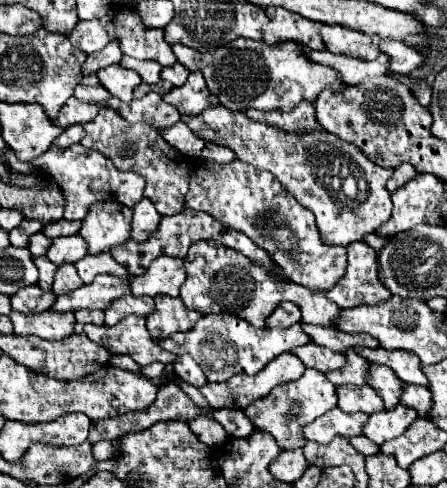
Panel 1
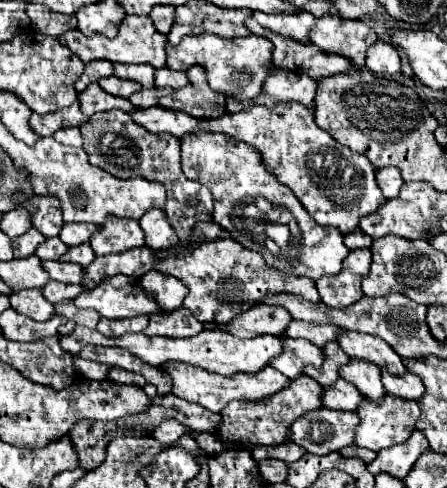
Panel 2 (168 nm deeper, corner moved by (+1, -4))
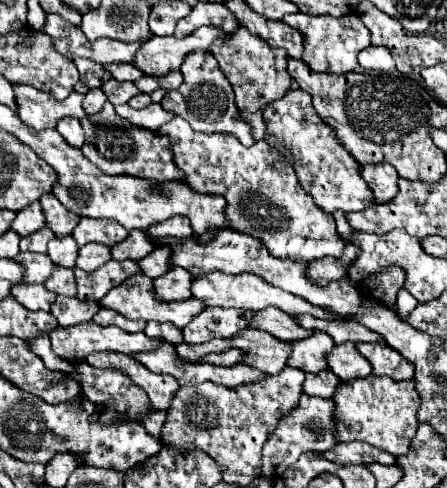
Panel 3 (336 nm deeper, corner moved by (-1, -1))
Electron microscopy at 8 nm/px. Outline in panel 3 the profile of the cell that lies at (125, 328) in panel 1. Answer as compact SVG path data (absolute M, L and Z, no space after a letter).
M94 352L94 354L88 354L86 362L94 368L118 368L126 372L138 386L146 390L150 402L154 402L154 410L168 410L172 398L180 388L180 384L174 378L166 374L150 372L146 370L146 366L142 366L132 356L126 356L126 354Z

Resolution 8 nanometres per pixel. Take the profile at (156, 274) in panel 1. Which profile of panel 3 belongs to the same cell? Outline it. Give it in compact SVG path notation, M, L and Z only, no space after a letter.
M176 266L174 270L168 270L164 276L154 280L154 290L158 298L162 298L164 302L180 302L192 296L190 284L192 284L192 274Z

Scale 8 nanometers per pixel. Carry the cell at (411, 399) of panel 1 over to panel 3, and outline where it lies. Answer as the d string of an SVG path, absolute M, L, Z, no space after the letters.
M360 344L362 356L370 358L376 376L388 376L392 380L412 380L414 364L406 362L398 352L390 350L386 344Z

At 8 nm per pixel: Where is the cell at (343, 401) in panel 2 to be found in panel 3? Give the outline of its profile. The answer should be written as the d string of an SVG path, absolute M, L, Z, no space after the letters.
M322 370L322 374L306 374L304 394L320 396L320 398L332 398L340 384L342 384L342 380L330 370Z

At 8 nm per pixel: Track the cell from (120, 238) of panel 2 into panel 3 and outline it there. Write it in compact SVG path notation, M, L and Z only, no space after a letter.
M130 230L126 240L110 248L110 254L112 260L126 260L126 258L144 258L146 254L150 254L150 250L154 250L154 242L150 242L146 232Z

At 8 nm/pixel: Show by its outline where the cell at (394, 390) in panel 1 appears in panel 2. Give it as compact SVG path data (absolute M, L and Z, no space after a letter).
M350 359L346 365L340 367L340 377L354 383L362 395L374 401L380 401L384 395L384 387L380 381L380 369L376 369L376 365L372 365L370 361Z

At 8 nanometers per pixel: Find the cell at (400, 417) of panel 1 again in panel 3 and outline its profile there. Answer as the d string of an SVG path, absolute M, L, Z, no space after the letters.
M372 374L338 386L334 402L336 402L336 416L340 420L336 434L340 442L350 440L368 442L384 452L390 452L396 458L408 452L410 442L418 428L416 412L420 406L420 396L414 388L414 380L396 382L392 378L380 378Z

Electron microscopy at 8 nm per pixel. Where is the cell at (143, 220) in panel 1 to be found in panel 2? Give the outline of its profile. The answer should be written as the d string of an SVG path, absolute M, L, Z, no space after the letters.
M152 209L148 211L142 219L140 225L144 229L146 235L146 245L154 251L158 249L170 249L178 243L176 231L172 229L172 225L168 225L168 219L164 217L162 209Z

